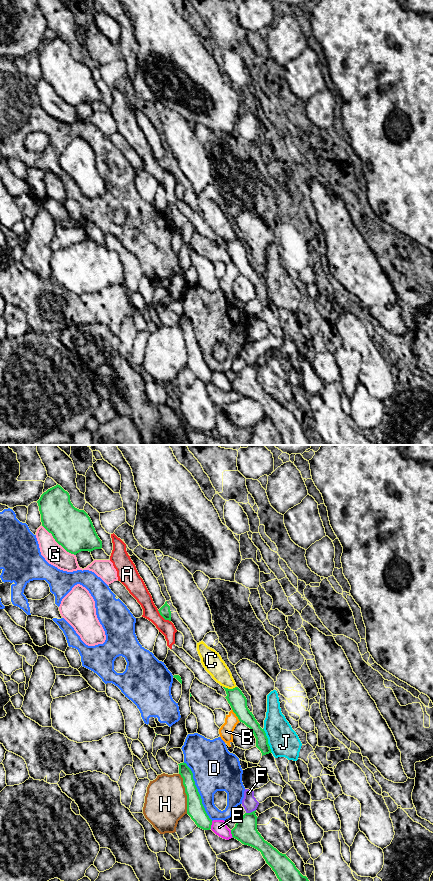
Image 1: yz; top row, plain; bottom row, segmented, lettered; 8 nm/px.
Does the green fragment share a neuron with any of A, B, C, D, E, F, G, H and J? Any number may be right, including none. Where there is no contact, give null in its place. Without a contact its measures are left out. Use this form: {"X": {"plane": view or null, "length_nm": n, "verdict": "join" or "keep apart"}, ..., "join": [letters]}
{"A": {"plane": "yz", "length_nm": 140, "verdict": "keep apart"}, "B": {"plane": "yz", "length_nm": 120, "verdict": "keep apart"}, "C": {"plane": "yz", "length_nm": 110, "verdict": "keep apart"}, "D": {"plane": "yz", "length_nm": 550, "verdict": "keep apart"}, "E": {"plane": "yz", "length_nm": 70, "verdict": "keep apart"}, "F": {"plane": "yz", "length_nm": 90, "verdict": "keep apart"}, "G": {"plane": "yz", "length_nm": 360, "verdict": "keep apart"}, "H": {"plane": "yz", "length_nm": 340, "verdict": "keep apart"}, "J": {"plane": "yz", "length_nm": 220, "verdict": "keep apart"}, "join": []}

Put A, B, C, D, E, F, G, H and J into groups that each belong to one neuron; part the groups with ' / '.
A / B F / C / D / E G / H / J

